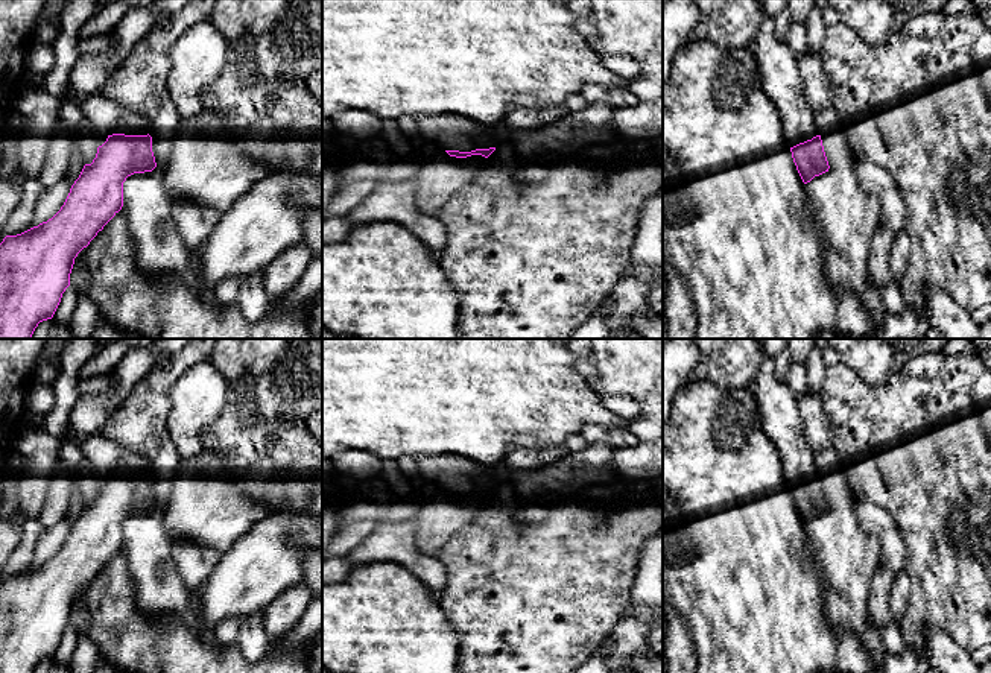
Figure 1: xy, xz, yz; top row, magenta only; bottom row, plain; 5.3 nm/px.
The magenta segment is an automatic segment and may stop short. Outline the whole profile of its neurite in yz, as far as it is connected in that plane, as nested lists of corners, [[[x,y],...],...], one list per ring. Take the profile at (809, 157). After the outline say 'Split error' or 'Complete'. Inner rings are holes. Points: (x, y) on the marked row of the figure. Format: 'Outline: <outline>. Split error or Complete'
Outline: [[[821,135],[790,147],[790,152],[804,184],[830,169]]]. Complete

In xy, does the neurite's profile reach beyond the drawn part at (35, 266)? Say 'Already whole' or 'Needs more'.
Already whole

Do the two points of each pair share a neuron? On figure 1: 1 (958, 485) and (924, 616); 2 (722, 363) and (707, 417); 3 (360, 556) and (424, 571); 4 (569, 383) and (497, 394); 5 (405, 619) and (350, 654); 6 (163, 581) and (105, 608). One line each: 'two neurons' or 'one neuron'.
1: one neuron
2: two neurons
3: one neuron
4: one neuron
5: one neuron
6: two neurons

